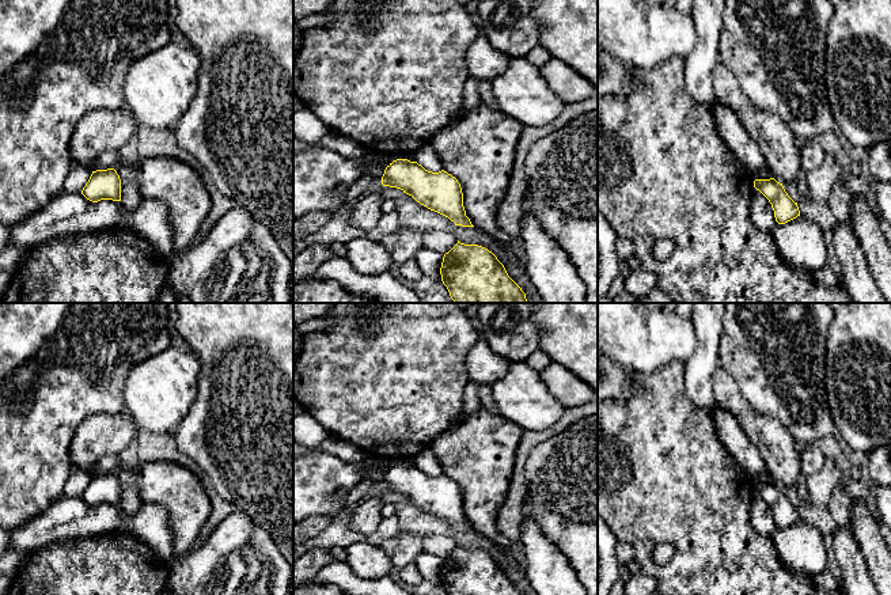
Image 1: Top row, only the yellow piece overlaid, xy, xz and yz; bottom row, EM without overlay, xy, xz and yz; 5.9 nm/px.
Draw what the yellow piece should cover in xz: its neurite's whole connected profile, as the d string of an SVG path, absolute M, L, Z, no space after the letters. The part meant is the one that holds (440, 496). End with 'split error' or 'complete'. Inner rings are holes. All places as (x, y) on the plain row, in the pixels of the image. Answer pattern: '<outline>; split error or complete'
M397 463L386 471L382 489L401 493L421 509L448 522L455 530L474 531L466 520L460 488L444 474L432 477L417 466Z; complete

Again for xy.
M114 473L92 475L81 499L92 505L101 504L121 505L121 484Z; complete

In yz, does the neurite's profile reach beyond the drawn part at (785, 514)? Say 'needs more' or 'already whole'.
already whole

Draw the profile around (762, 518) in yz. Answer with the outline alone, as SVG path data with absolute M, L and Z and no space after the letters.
M754 494L751 503L751 523L757 533L771 537L777 531L774 515L769 504L759 496Z

